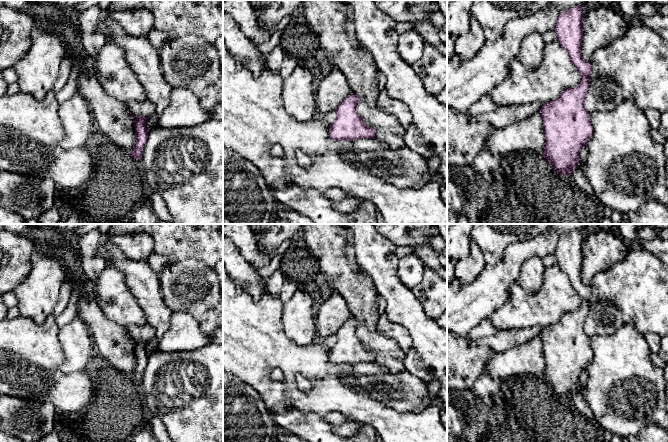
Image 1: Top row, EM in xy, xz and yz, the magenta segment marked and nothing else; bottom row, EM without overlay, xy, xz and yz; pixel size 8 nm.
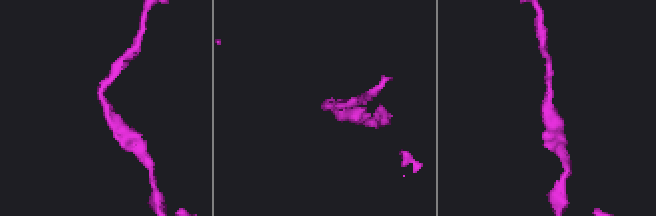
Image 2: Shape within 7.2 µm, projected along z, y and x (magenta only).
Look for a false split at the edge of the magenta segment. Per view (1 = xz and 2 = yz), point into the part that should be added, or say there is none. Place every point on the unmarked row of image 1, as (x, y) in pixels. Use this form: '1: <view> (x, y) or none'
1: none
2: none

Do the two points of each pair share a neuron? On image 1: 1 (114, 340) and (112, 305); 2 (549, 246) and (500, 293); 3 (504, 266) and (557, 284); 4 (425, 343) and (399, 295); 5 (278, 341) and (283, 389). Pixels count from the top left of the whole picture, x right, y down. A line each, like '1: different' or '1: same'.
1: different
2: same
3: different
4: same
5: same

